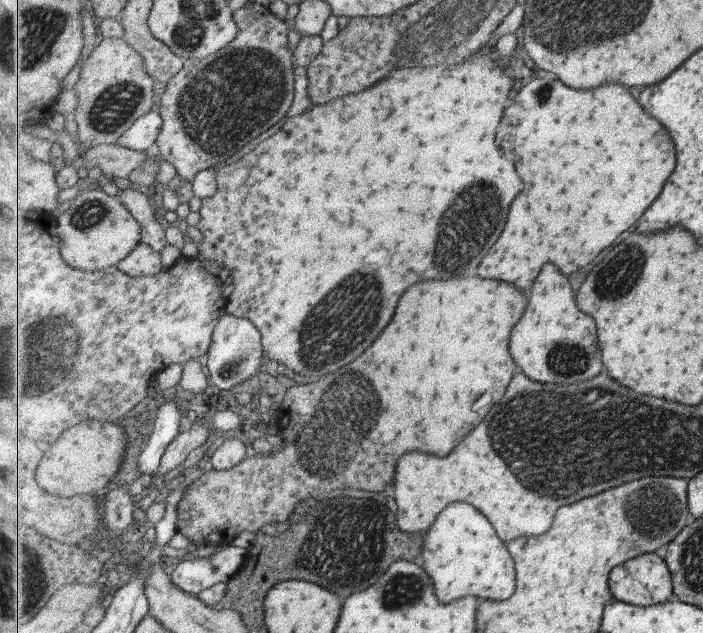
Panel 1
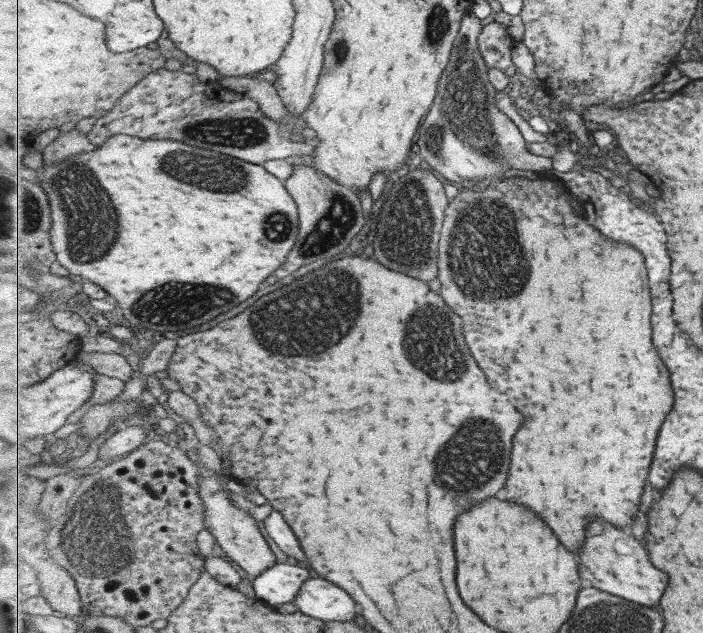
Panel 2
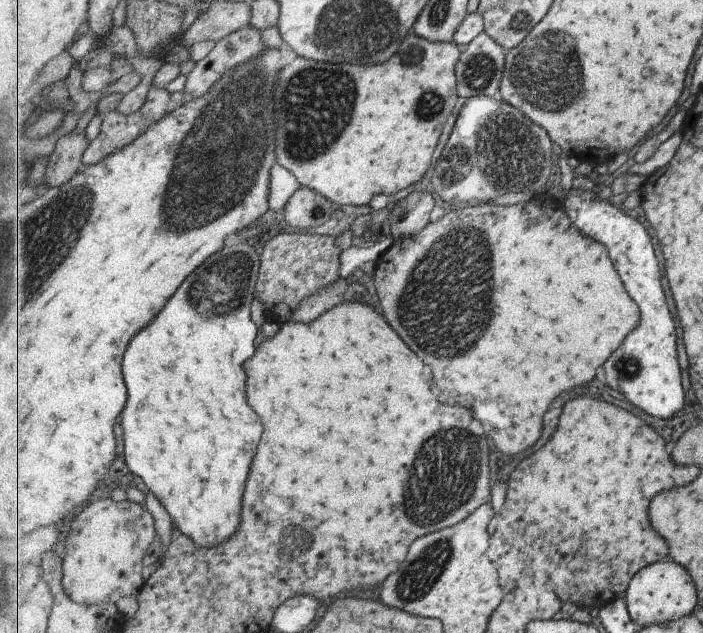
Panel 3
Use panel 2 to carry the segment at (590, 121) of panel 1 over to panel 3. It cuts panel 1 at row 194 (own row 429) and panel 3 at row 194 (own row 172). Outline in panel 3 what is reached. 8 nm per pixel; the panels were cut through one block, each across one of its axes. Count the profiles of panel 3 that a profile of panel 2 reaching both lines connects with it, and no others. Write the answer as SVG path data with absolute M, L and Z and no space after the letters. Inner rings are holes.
M541 194L526 202L515 203L513 206L503 206L495 203L465 205L444 214L438 221L429 223L420 233L403 237L395 241L383 252L376 262L374 277L377 292L383 300L383 314L391 320L391 326L435 368L435 380L439 386L453 386L449 388L449 404L463 404L467 408L477 408L479 414L489 414L489 428L487 434L495 438L497 446L505 446L507 450L527 450L531 448L543 430L543 416L549 410L549 402L555 396L561 396L565 390L587 384L597 376L597 370L609 360L609 356L623 344L623 340L639 326L641 310L639 304L629 296L619 272L613 266L610 250L607 245L593 240L591 236L581 234L571 222L568 212L557 198L549 194Z

